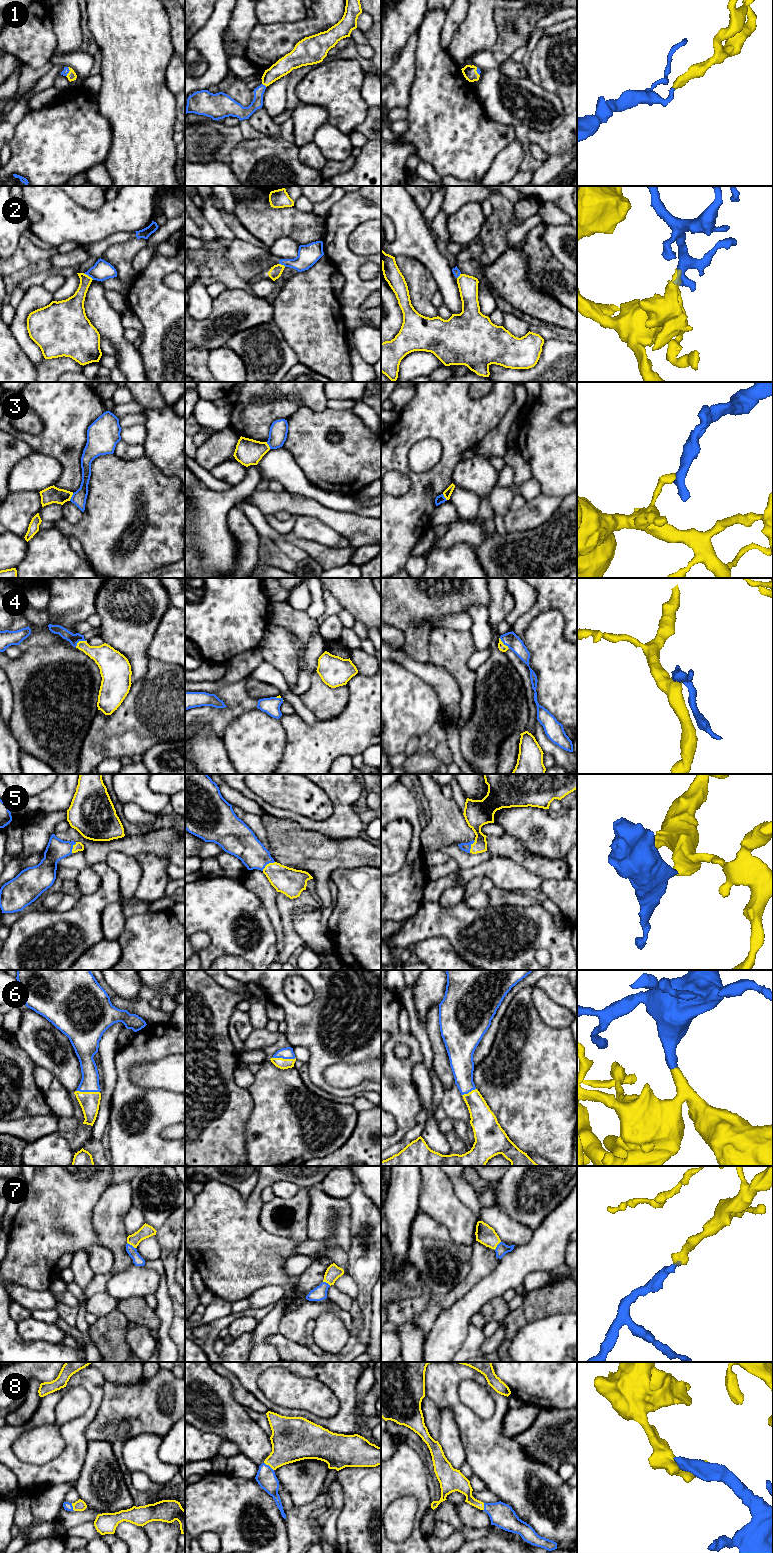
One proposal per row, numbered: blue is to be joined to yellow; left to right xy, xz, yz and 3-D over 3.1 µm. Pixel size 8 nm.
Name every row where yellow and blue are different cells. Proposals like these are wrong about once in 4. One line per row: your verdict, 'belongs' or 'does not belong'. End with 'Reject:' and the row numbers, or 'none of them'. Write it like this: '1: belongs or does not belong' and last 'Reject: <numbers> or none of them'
1: belongs
2: does not belong
3: does not belong
4: belongs
5: belongs
6: belongs
7: belongs
8: belongs
Reject: 2, 3

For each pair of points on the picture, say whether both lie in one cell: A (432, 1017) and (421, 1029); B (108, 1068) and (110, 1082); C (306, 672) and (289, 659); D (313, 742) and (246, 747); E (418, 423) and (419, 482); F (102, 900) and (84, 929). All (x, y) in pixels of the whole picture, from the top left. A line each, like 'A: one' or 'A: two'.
A: two
B: one
C: two
D: two
E: one
F: one

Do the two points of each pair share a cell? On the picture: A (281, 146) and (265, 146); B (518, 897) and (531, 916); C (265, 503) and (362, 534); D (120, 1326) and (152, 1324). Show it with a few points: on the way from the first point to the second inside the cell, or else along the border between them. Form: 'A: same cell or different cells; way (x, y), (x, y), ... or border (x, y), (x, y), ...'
A: same cell; way (277, 146), (269, 146)
B: different cells; border (540, 904), (532, 906), (502, 906)
C: same cell; way (289, 503), (311, 507), (338, 521)
D: different cells; border (117, 1308), (130, 1321)

